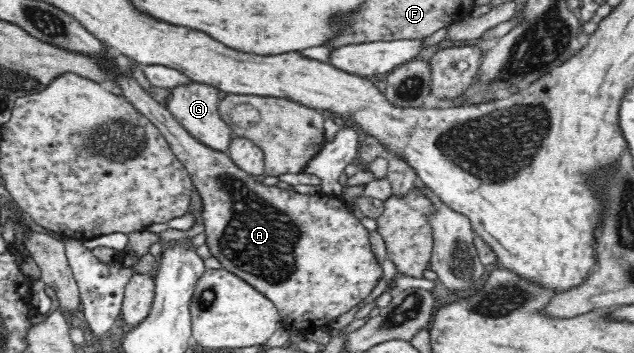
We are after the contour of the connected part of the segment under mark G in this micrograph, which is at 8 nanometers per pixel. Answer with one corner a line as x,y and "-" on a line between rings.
193,82
192,85
182,85
172,90
166,108
180,122
180,125
205,147
218,153
227,153
234,137
233,131
219,114
219,90
215,87

